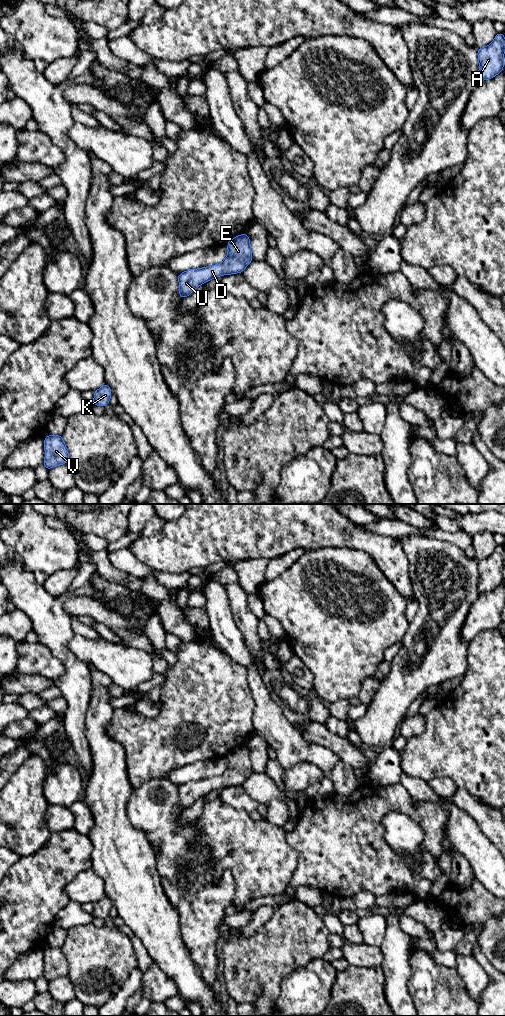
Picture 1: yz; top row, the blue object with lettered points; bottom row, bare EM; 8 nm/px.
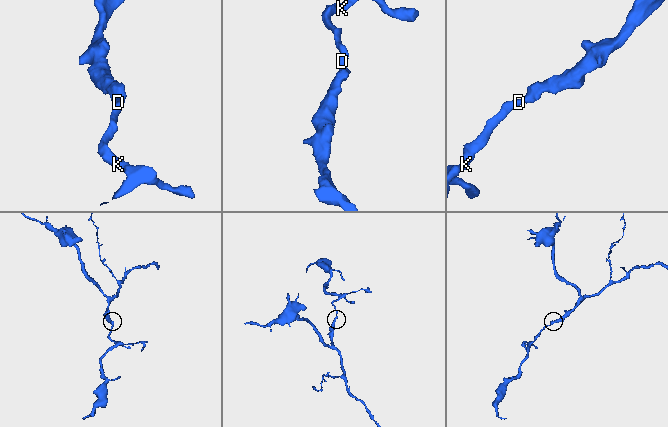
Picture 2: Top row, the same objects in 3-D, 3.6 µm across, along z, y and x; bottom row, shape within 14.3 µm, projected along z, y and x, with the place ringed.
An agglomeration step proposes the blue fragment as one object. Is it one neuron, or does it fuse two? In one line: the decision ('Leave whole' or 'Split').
Leave whole

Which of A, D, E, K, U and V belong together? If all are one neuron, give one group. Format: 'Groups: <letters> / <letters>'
Groups: A D E K U V

